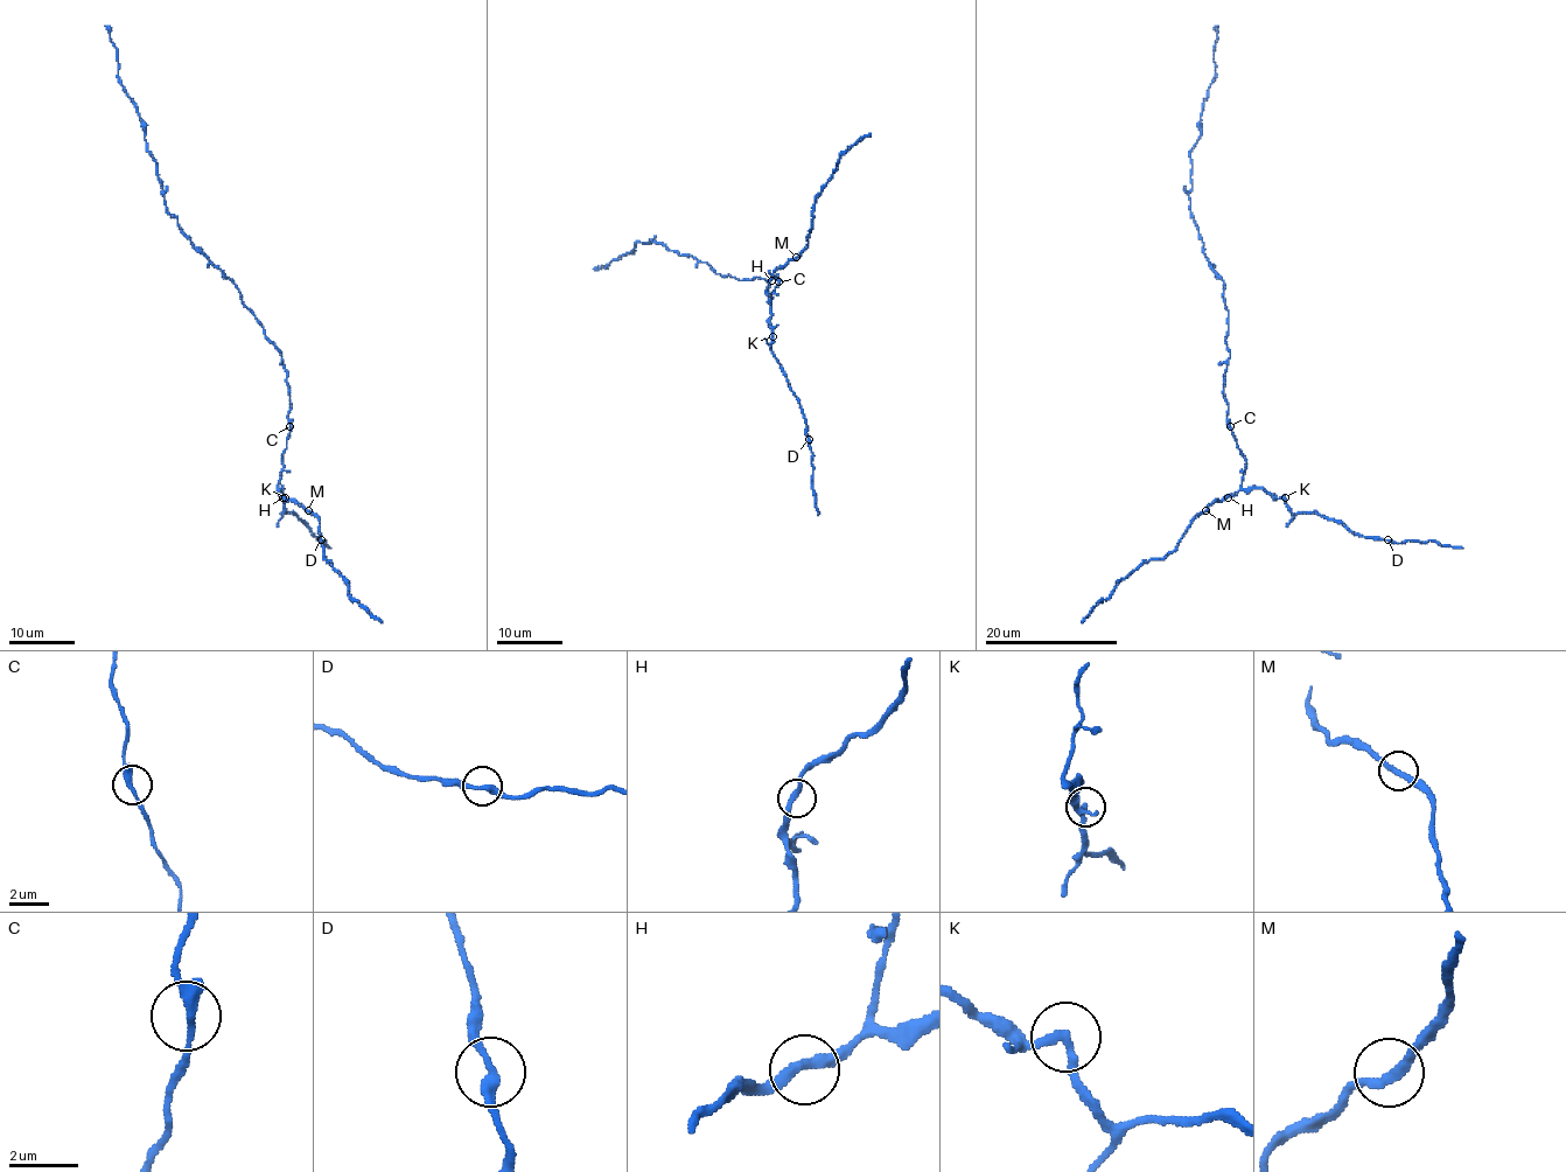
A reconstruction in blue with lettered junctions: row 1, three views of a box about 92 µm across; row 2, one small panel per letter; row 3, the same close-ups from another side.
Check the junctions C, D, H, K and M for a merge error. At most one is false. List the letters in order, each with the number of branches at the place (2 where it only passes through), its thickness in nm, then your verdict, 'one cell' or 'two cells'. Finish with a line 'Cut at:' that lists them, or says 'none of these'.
C: 2 | 320 nm | one cell
D: 2 | 280 nm | two cells
H: 2 | 280 nm | one cell
K: 2 | 260 nm | one cell
M: 2 | 280 nm | one cell
Cut at: D

